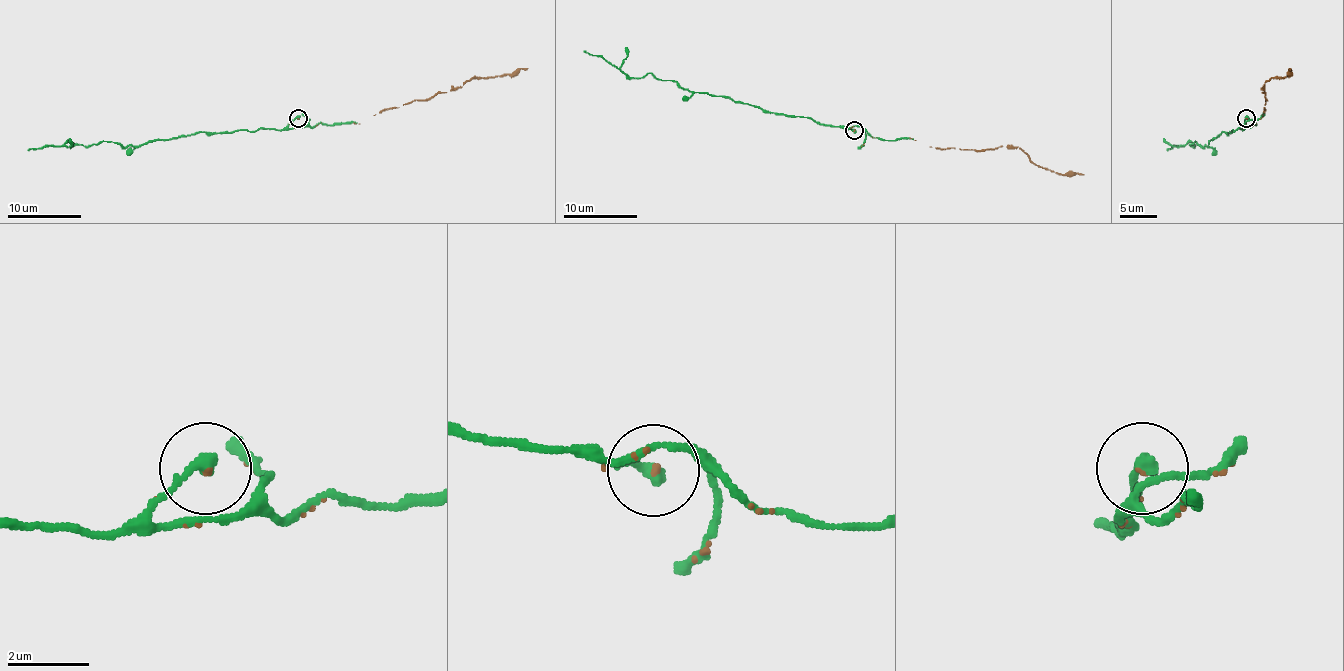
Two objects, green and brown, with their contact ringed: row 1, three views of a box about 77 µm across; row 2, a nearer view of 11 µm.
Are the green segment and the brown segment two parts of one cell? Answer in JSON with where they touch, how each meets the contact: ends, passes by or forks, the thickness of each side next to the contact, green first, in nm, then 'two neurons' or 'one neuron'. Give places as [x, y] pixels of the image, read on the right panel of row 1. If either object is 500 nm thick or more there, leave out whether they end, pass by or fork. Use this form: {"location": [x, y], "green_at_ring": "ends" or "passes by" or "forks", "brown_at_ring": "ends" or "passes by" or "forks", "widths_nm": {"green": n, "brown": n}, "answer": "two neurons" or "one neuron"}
{"location": [1246, 118], "green_at_ring": "ends", "brown_at_ring": "ends", "widths_nm": {"green": 320, "brown": 60}, "answer": "one neuron"}

